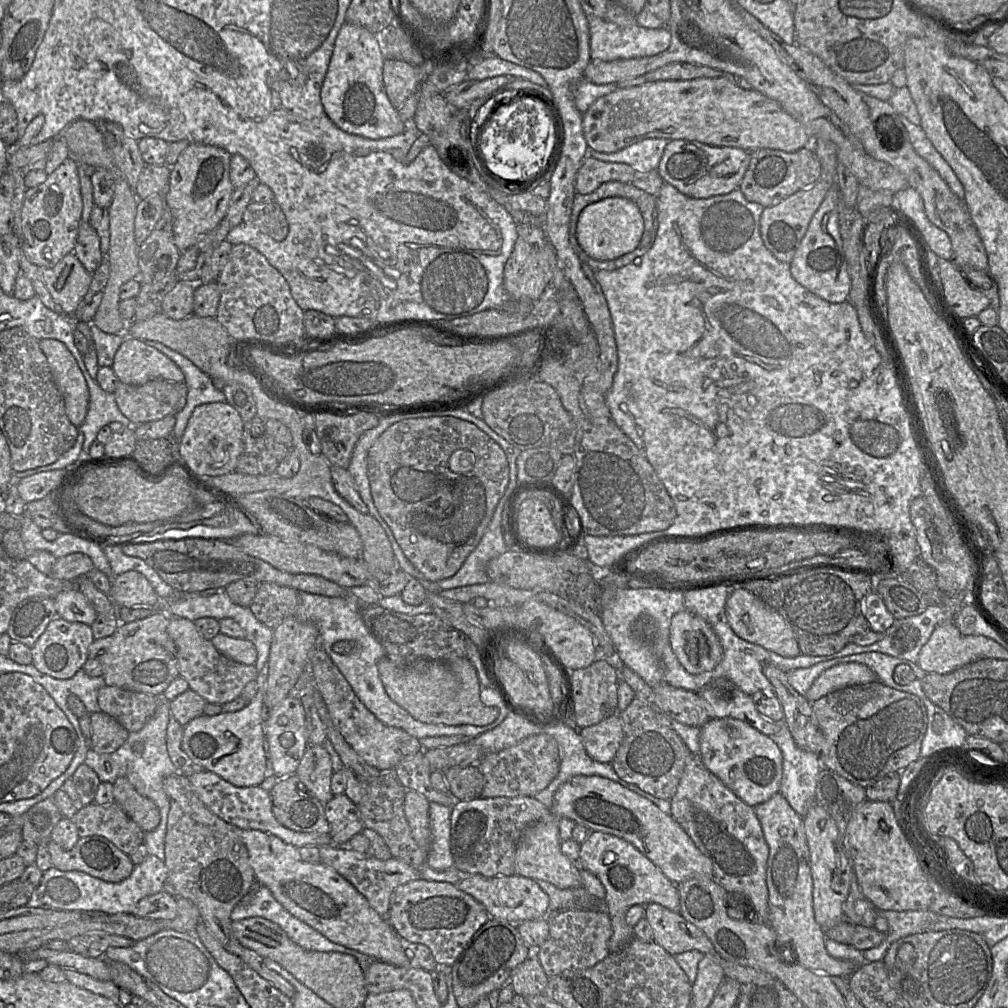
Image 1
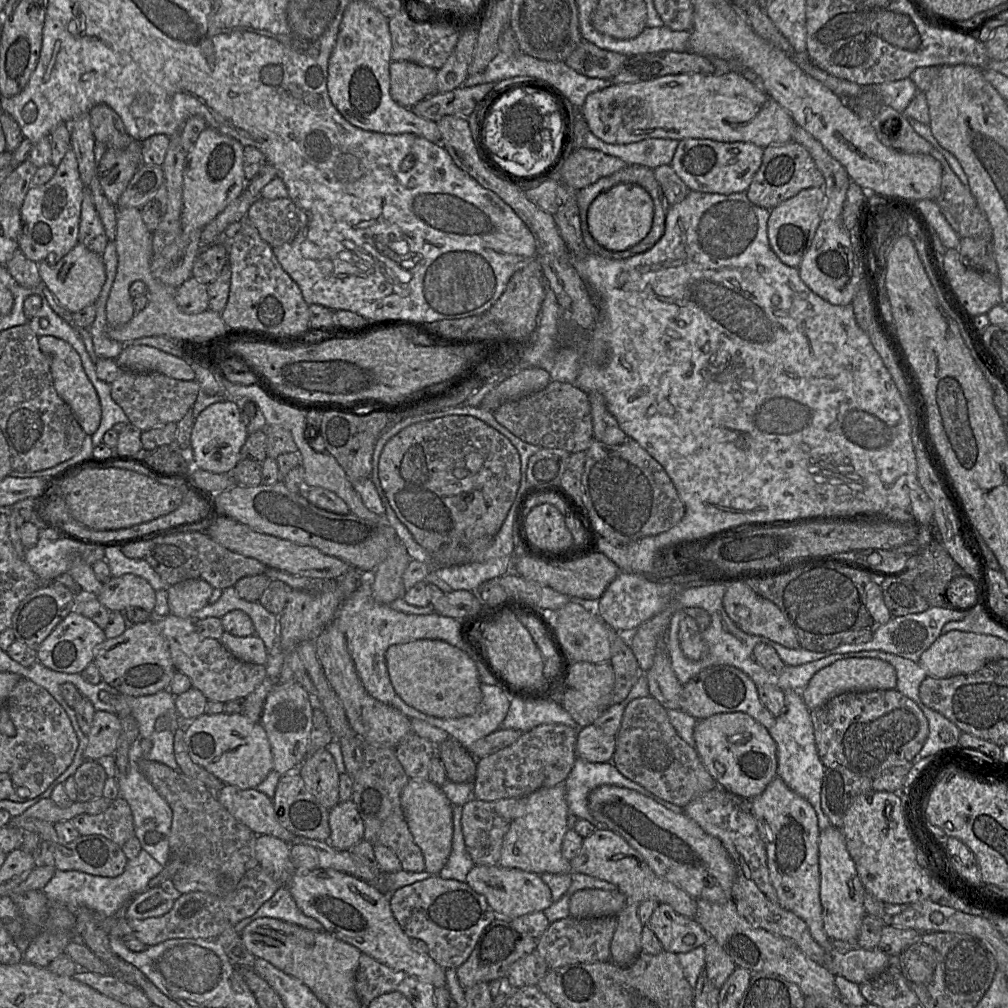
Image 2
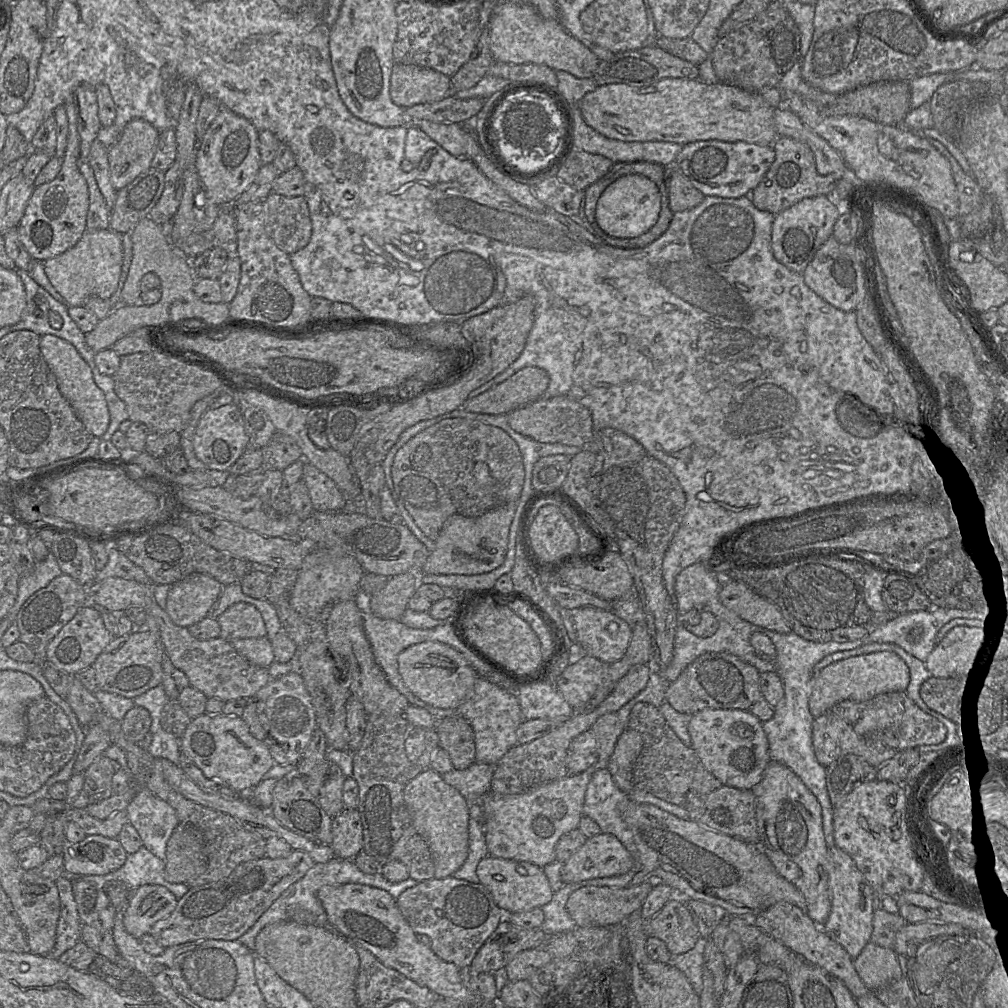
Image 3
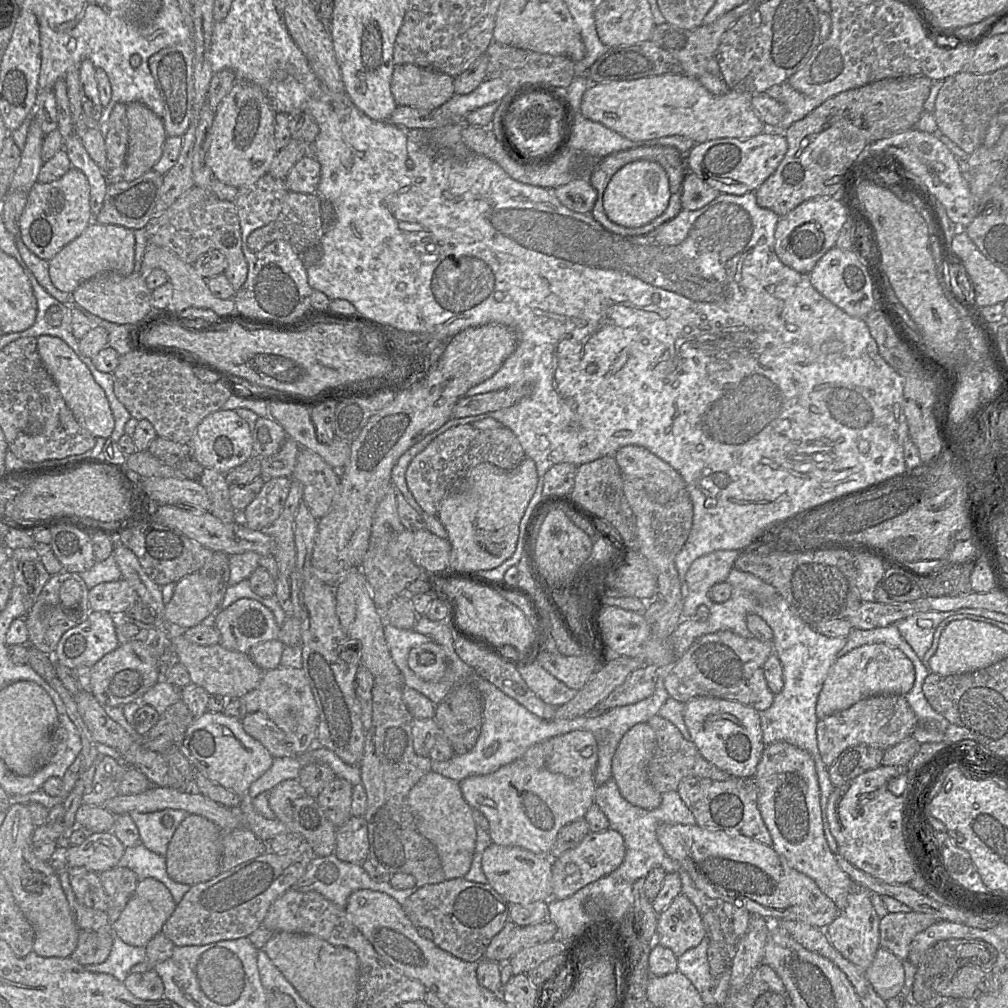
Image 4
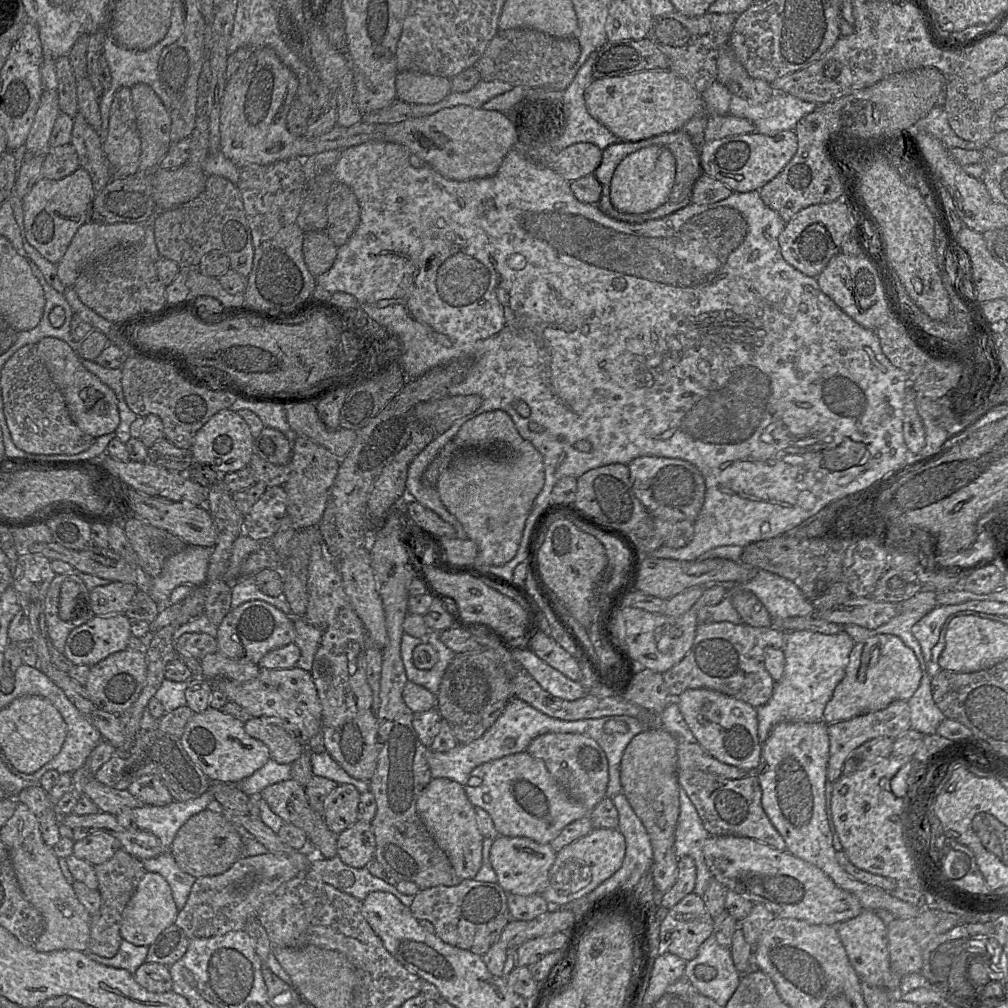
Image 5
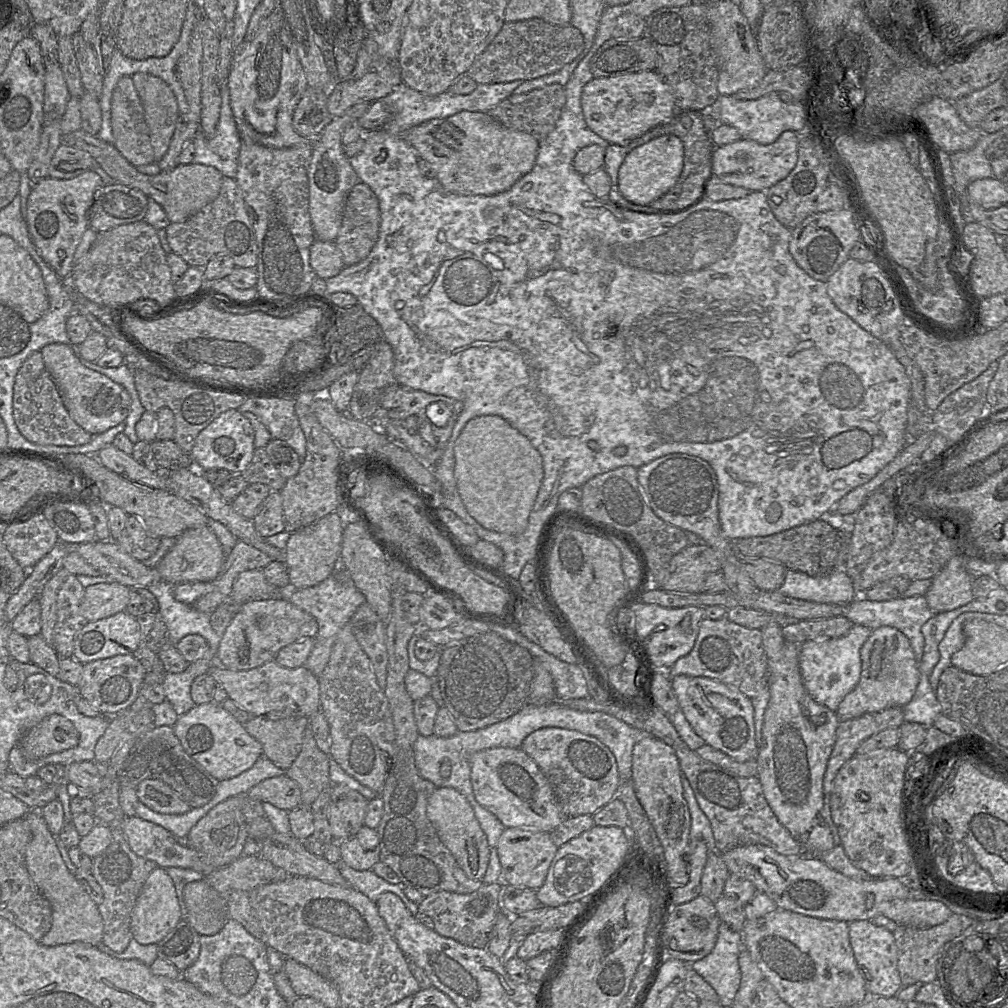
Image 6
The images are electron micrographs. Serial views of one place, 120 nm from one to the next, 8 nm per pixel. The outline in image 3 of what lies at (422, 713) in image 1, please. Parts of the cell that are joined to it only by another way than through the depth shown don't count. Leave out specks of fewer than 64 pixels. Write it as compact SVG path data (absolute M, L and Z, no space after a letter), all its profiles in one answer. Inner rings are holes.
M441 642L409 646L398 656L398 670L405 686L418 699L441 709L456 707L470 698L479 677L459 651Z

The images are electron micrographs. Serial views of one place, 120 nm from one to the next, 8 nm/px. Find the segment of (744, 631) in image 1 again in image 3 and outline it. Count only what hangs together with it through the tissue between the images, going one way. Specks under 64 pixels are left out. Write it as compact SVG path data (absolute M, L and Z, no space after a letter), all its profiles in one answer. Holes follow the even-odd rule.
M741 581L722 585L718 597L726 608L751 624L783 634L792 631L775 604Z

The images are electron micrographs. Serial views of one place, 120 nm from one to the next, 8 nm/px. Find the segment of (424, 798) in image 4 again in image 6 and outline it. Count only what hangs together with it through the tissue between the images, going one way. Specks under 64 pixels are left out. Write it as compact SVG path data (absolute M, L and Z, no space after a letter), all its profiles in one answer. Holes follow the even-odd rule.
M437 787L428 800L426 813L441 842L466 876L481 880L487 870L490 846L466 798L453 788Z

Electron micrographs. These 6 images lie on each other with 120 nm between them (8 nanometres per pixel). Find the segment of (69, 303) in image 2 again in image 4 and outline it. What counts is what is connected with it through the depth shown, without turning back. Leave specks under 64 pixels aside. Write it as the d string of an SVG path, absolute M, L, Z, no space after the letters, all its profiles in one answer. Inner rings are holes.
M92 222L80 236L49 261L49 275L58 290L72 293L84 281L104 272L115 272L128 276L133 273L134 263L134 230L114 224Z

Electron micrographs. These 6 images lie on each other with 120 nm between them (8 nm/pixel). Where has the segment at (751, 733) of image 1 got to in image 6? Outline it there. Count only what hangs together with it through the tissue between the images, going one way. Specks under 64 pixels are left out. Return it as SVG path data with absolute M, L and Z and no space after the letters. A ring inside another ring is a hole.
M678 675L671 679L671 683L681 711L705 744L740 762L756 758L758 746L750 698L732 685L707 677Z

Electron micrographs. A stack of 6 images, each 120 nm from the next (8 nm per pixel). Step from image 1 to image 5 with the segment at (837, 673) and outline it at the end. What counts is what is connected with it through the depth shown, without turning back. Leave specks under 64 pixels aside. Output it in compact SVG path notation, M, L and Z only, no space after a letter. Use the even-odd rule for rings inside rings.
M878 634L855 644L849 656L845 676L835 687L823 711L826 724L885 709L897 700L908 701L922 677L919 661L903 641L891 634Z

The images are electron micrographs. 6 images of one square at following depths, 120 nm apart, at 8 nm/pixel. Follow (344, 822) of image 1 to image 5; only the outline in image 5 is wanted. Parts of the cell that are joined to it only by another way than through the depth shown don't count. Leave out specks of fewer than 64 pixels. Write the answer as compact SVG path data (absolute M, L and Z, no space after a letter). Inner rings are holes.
M357 821L337 835L337 856L352 868L363 868L374 860L375 836L371 824Z

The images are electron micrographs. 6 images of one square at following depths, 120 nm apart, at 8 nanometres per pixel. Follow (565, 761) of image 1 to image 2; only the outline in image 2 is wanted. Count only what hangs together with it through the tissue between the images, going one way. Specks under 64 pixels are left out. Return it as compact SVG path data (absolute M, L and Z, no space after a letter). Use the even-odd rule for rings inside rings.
M576 757L573 767L564 781L566 801L570 816L584 819L599 827L588 809L588 797L591 791L603 785L612 785L634 790L676 814L684 814L683 808L669 803L639 784L625 778L612 762L591 763Z

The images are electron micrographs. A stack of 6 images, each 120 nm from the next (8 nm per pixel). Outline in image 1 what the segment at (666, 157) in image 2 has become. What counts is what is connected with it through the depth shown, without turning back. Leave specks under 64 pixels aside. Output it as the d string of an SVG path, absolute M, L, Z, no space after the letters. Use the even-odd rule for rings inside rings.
M648 138L613 153L597 152L587 147L587 156L603 162L623 163L639 172L656 170L670 140Z

